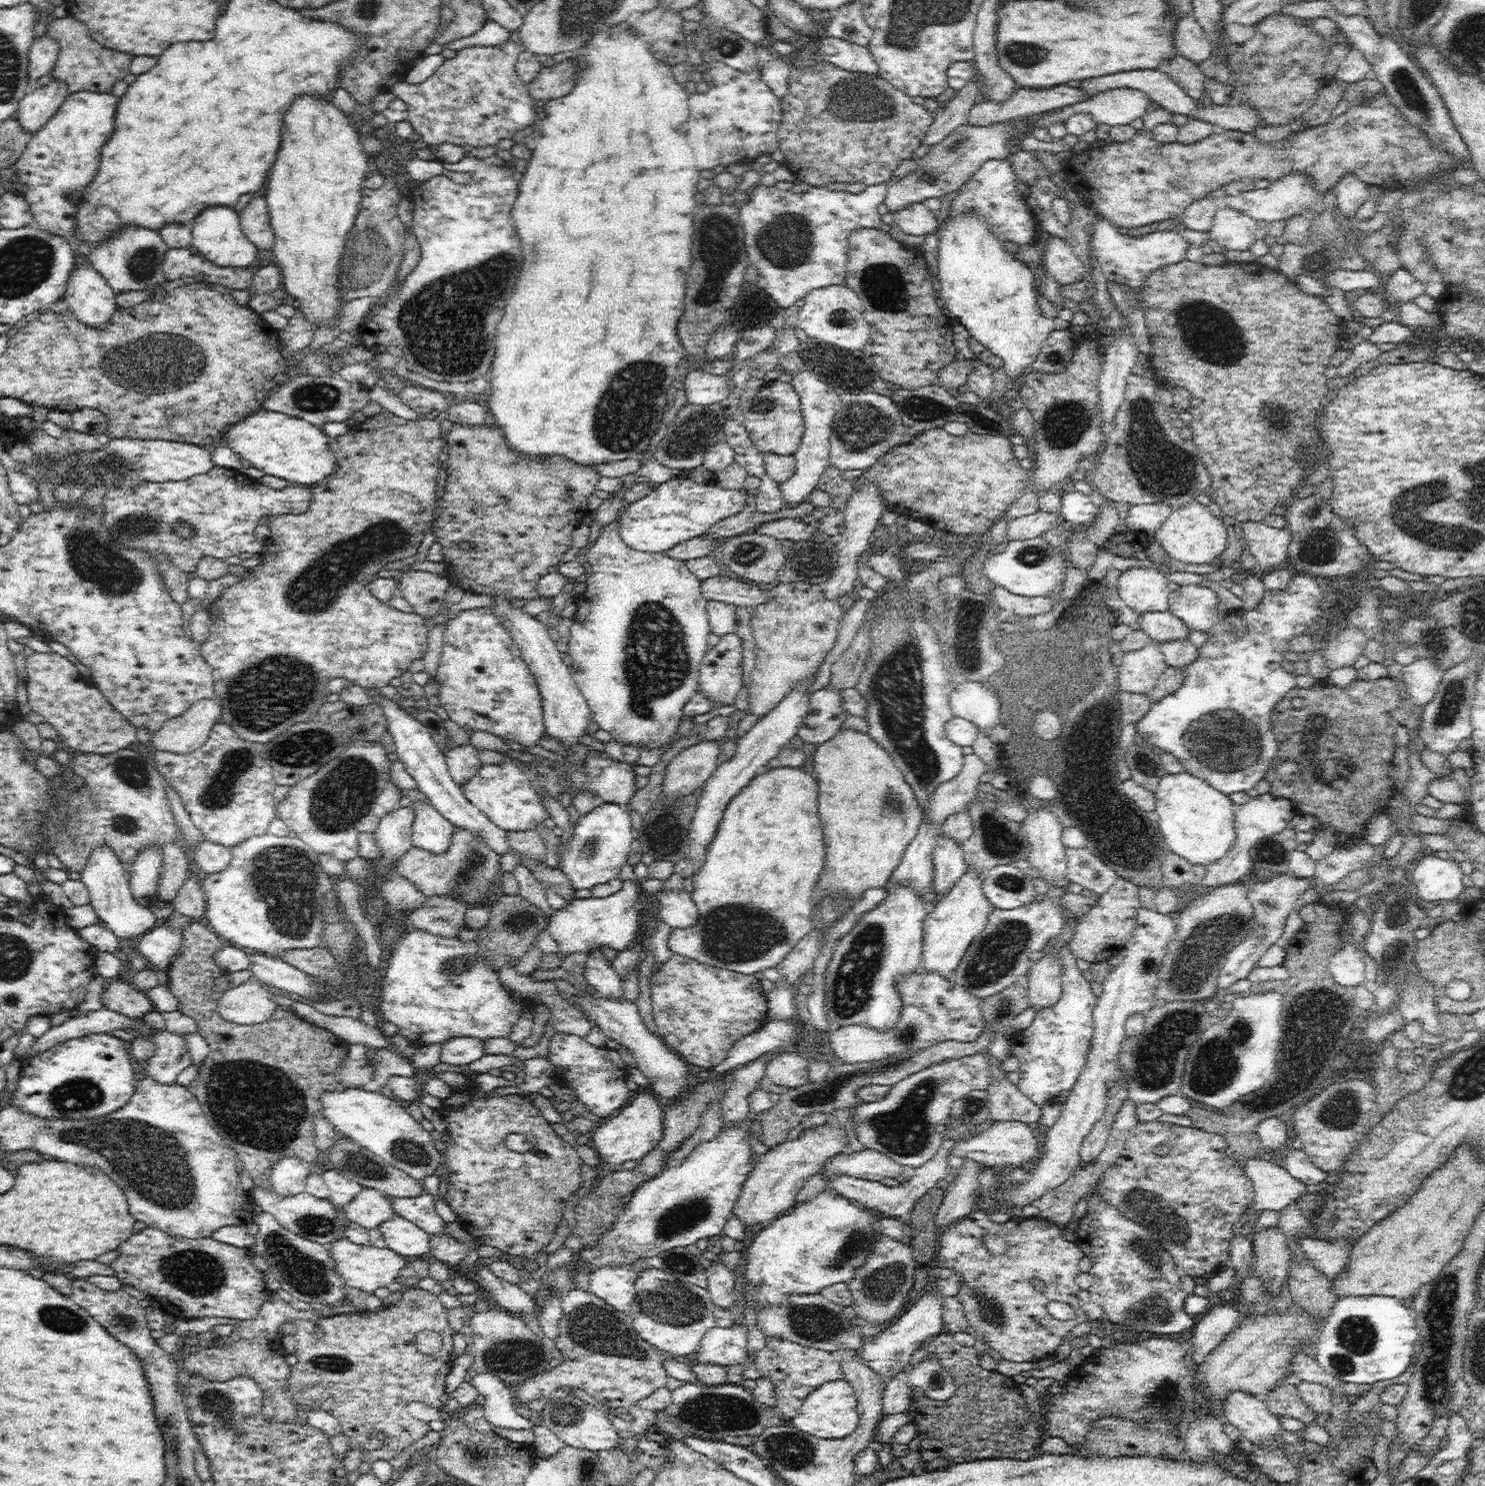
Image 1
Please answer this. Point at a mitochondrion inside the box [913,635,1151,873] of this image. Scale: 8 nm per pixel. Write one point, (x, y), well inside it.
(1000, 841)

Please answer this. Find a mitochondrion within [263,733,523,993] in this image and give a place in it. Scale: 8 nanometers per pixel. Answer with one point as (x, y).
(345, 795)

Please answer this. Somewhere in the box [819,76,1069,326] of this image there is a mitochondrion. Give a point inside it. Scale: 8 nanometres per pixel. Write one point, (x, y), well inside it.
(883, 285)

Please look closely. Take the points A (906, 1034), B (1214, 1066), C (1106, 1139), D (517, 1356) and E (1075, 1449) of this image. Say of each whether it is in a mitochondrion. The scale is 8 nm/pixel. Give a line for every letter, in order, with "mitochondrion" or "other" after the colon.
A: mitochondrion
B: mitochondrion
C: other
D: mitochondrion
E: other

